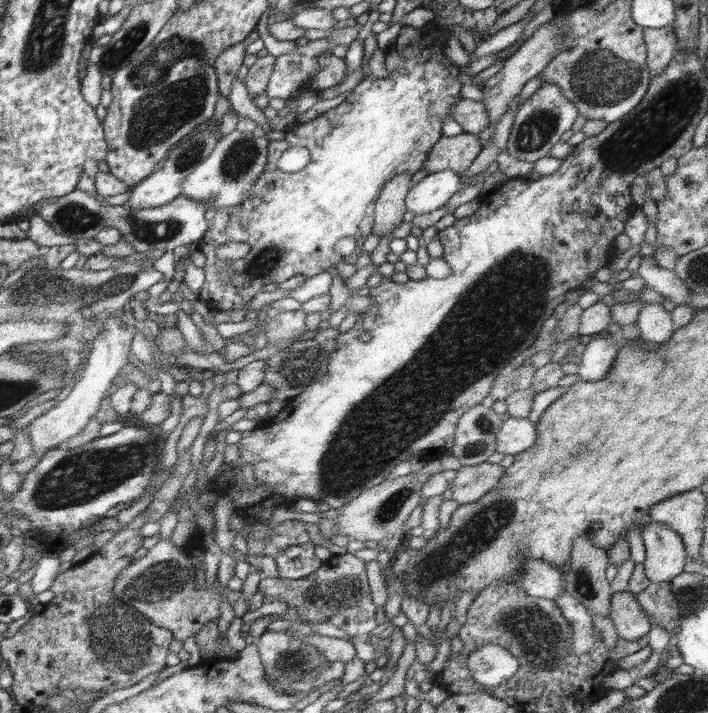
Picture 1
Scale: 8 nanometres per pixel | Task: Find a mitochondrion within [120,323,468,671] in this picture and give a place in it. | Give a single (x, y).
(342, 596)

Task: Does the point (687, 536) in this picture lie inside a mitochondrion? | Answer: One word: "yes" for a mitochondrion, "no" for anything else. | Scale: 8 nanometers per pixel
no

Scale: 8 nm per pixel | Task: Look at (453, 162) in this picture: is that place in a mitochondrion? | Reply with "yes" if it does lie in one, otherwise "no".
no

